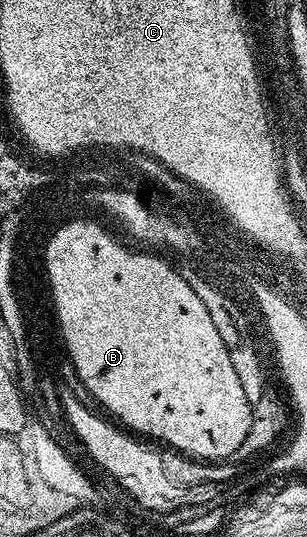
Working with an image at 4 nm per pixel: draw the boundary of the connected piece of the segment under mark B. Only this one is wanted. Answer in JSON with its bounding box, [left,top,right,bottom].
[49,228,251,460]

